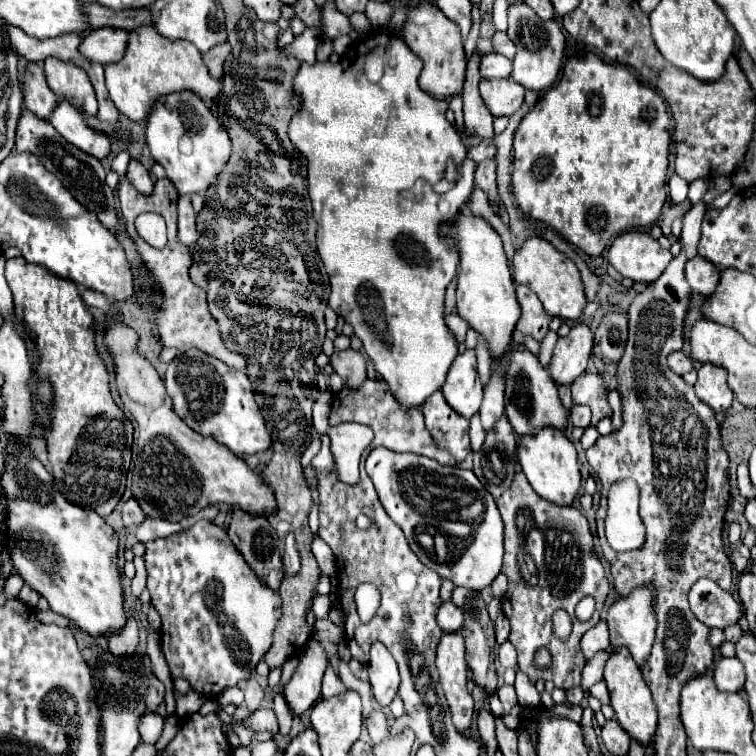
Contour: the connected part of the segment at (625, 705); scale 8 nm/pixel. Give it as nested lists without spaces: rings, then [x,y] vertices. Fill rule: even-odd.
[[[619,648],[617,652],[613,652],[609,656],[609,660],[605,664],[605,682],[607,682],[609,694],[611,694],[611,706],[615,710],[615,720],[639,744],[643,744],[643,746],[653,744],[653,738],[657,732],[657,708],[655,708],[651,690],[641,676],[639,666],[629,656],[629,652],[625,652],[625,648]]]

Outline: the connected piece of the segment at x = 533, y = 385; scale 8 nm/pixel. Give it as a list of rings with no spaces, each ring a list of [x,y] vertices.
[[[513,344],[509,356],[505,356],[505,364],[501,364],[507,372],[507,390],[505,390],[505,414],[517,432],[517,436],[535,436],[541,428],[557,428],[565,432],[569,422],[569,412],[563,408],[557,396],[557,386],[549,380],[549,372],[539,364],[539,360],[525,350],[521,344]]]

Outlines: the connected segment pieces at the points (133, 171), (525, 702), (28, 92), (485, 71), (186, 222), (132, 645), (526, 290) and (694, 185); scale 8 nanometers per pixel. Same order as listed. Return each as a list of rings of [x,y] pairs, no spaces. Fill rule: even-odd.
[[[131,160],[129,162],[129,170],[127,170],[127,178],[129,178],[129,182],[137,188],[137,192],[139,194],[143,194],[143,196],[151,196],[151,192],[153,192],[153,180],[151,180],[151,174],[149,174],[149,170],[139,162],[139,160]]]
[[[517,668],[517,680],[515,680],[513,686],[515,686],[515,690],[517,690],[517,700],[519,700],[521,706],[525,706],[525,708],[531,706],[531,710],[533,710],[533,708],[537,708],[537,704],[541,704],[539,692],[537,692],[535,684],[533,684],[533,682],[529,680],[529,676],[527,676],[525,672],[521,672],[519,668]]]
[[[39,62],[29,64],[23,84],[23,98],[25,98],[25,108],[29,108],[41,120],[49,120],[51,112],[59,104],[59,98],[45,82],[45,74]]]
[[[489,52],[481,60],[481,76],[483,78],[507,78],[511,74],[511,60],[501,56],[499,52]]]
[[[181,196],[178,199],[178,238],[187,244],[193,246],[199,238],[197,232],[197,224],[195,224],[195,210],[191,206],[191,198],[189,196]]]
[[[127,620],[123,632],[119,632],[117,636],[109,638],[109,652],[115,658],[127,658],[137,654],[137,622],[135,620]]]
[[[517,284],[517,300],[521,306],[521,318],[517,322],[517,330],[521,334],[533,336],[535,340],[543,340],[543,336],[549,332],[551,316],[541,308],[537,294],[529,286]]]
[[[700,178],[689,184],[688,199],[693,204],[701,201],[709,187],[708,178]]]

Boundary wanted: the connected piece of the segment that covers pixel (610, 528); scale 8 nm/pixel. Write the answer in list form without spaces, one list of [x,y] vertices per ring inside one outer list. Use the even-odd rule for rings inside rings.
[[[617,480],[609,490],[605,534],[613,550],[627,552],[645,544],[645,526],[639,516],[639,486],[635,480]]]

